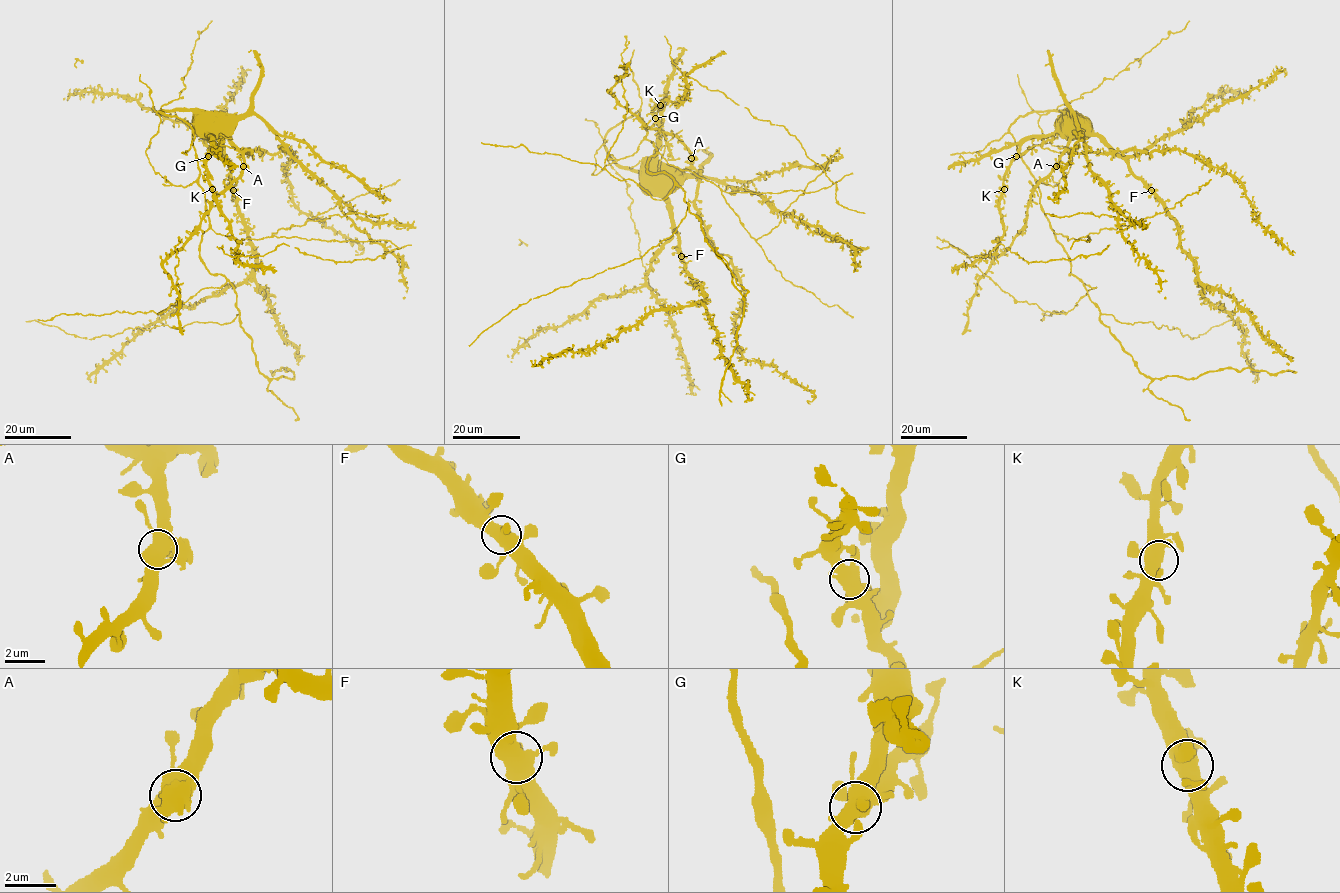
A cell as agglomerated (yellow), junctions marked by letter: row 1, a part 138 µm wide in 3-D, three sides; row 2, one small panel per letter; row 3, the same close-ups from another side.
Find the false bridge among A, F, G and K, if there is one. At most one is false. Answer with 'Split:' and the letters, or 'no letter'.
Split: G

